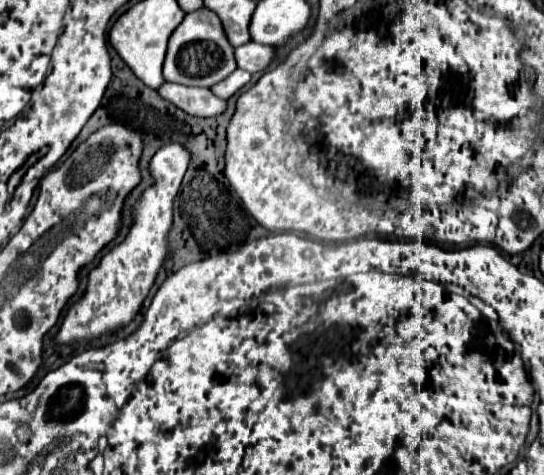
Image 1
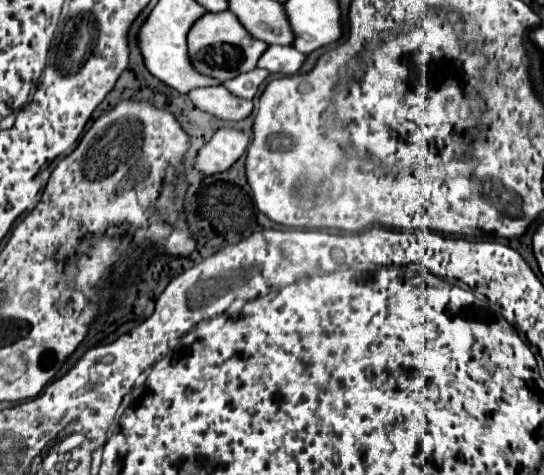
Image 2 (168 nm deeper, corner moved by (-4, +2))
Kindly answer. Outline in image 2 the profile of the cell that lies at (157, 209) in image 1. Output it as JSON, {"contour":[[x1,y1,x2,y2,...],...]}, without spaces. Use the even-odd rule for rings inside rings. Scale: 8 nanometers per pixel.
{"contour":[[220,128,210,142,206,142,198,152,192,164,200,174,216,174,228,170,246,150,248,136,232,128]]}

